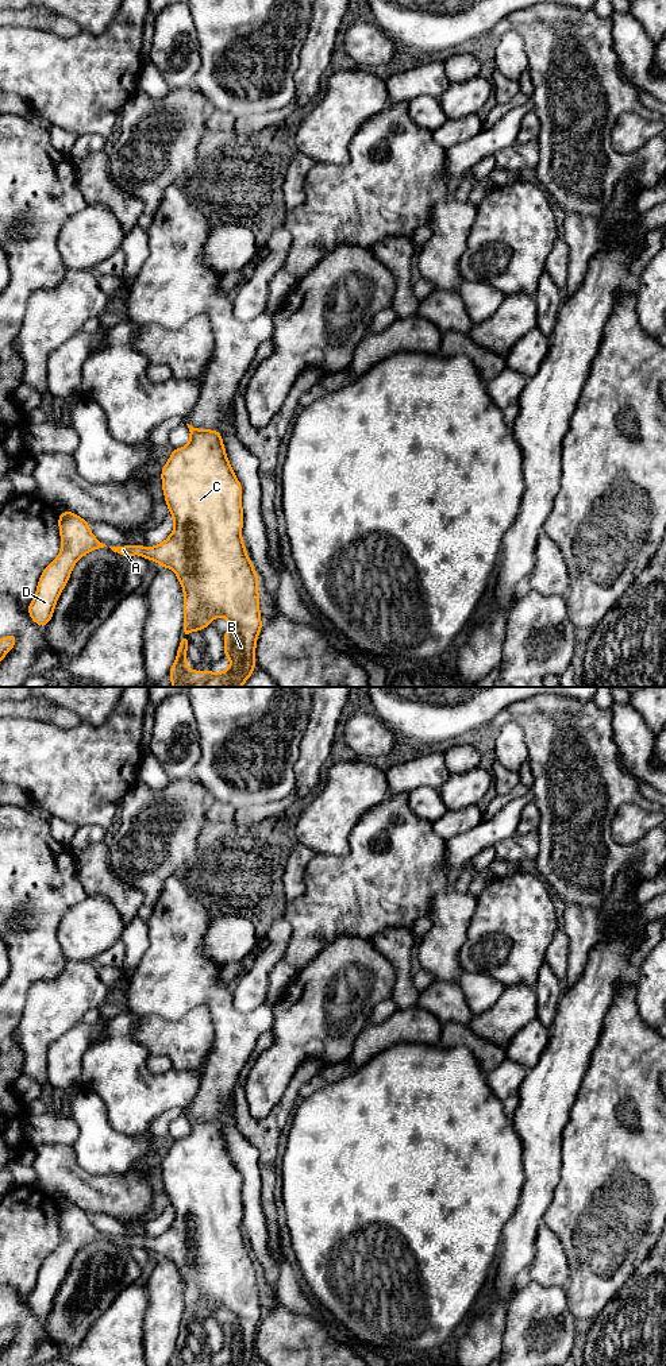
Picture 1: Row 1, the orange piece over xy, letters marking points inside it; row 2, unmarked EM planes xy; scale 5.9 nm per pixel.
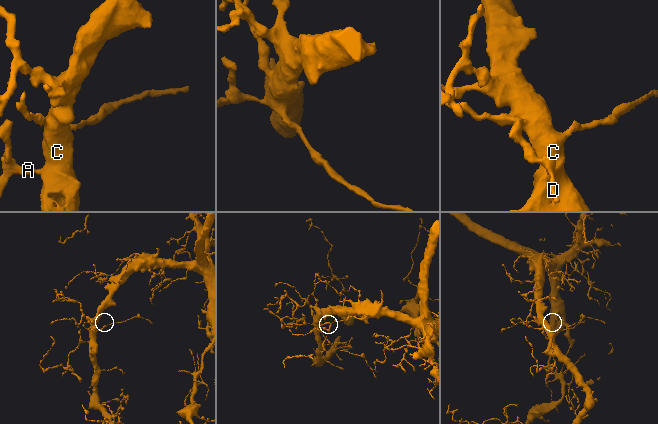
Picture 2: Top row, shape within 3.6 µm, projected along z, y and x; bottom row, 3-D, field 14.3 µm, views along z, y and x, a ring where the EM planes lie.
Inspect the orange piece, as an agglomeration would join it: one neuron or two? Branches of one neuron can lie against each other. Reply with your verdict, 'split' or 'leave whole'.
leave whole

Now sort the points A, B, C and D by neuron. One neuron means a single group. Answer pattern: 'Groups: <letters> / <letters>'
Groups: A B C D

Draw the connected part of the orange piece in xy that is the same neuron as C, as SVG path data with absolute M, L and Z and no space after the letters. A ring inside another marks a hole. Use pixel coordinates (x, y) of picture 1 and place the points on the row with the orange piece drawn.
M186 424L190 432L190 440L189 443L182 447L173 449L168 463L162 468L161 478L162 478L162 490L165 494L166 505L170 510L170 516L174 518L174 529L172 535L159 545L145 548L143 545L127 545L127 547L109 547L113 552L120 553L123 556L130 557L131 555L142 555L145 559L150 559L157 562L159 566L170 568L176 572L182 590L184 590L184 636L181 638L181 643L178 645L178 652L176 661L173 663L170 668L170 679L172 679L172 687L242 687L242 684L251 676L251 672L255 668L255 645L257 645L257 637L259 634L259 630L262 629L261 622L261 613L259 613L259 595L258 595L258 575L247 556L243 539L240 536L242 526L243 526L243 510L242 510L242 485L236 479L231 464L227 459L224 444L222 441L222 433L219 431L208 431L208 429L196 429L192 425ZM215 617L223 617L230 621L231 628L228 632L223 633L223 637L226 640L224 643L224 656L227 656L231 660L231 665L223 671L223 672L209 672L209 671L192 671L186 665L186 648L189 645L188 638L185 637L188 633L195 630L203 630L205 626L208 626Z

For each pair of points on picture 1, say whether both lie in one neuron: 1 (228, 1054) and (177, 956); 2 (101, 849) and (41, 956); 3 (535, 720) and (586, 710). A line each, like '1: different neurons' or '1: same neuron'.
1: same neuron
2: different neurons
3: same neuron

